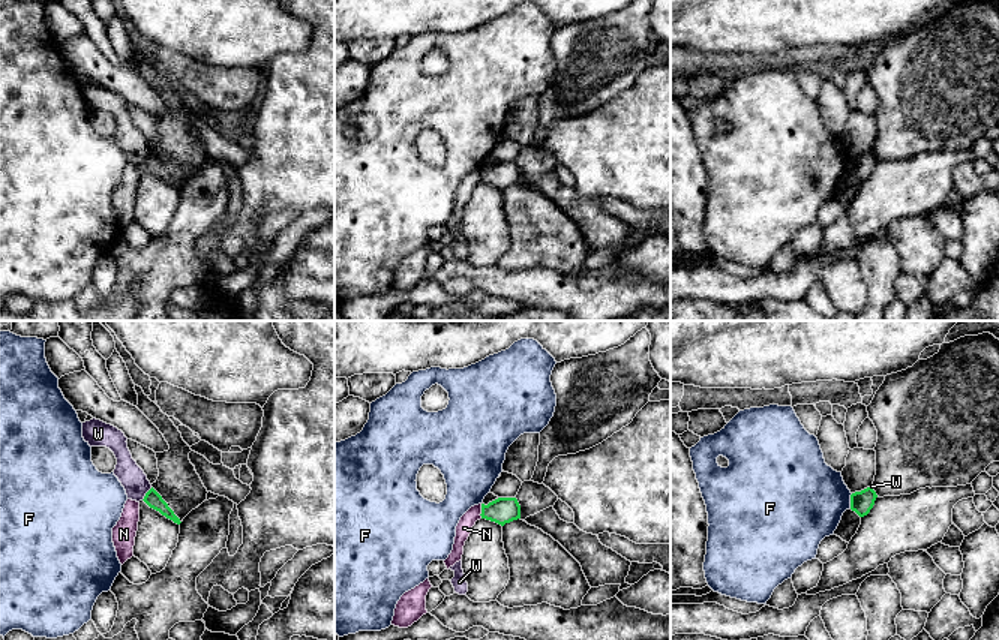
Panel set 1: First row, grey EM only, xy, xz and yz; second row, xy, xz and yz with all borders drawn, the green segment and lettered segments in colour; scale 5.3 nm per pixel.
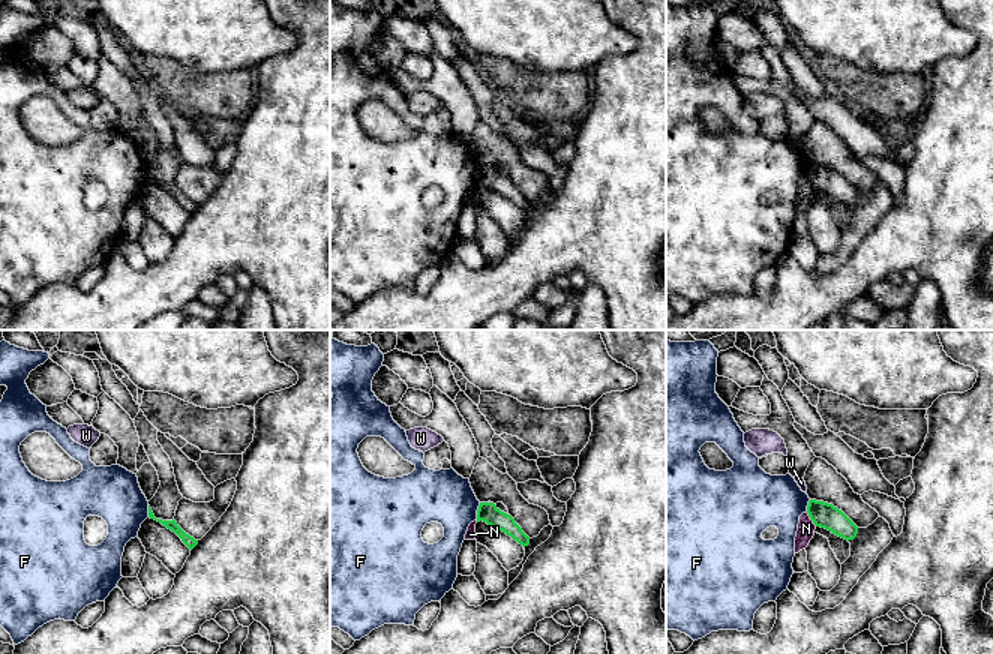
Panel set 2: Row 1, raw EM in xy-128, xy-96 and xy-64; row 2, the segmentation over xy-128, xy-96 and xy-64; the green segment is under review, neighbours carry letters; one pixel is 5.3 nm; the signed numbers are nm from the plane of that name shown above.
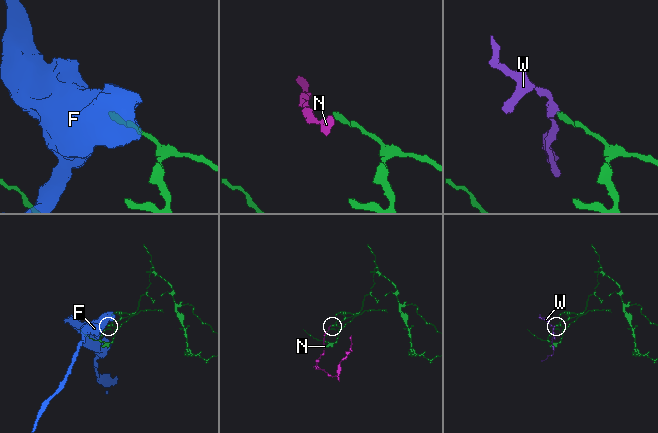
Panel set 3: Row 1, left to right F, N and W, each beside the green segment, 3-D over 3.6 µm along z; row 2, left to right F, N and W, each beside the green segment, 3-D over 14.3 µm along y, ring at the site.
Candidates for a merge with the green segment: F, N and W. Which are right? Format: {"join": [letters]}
{"join": []}

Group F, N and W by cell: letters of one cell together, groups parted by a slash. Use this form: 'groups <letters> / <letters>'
groups F / N / W

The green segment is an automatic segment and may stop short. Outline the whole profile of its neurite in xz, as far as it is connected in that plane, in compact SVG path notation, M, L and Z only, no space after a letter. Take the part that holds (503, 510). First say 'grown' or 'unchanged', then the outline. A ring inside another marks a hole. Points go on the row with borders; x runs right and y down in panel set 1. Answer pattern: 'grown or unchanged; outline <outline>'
unchanged; outline M498 498L488 505L482 504L482 519L501 526L520 519L520 505L516 498Z

